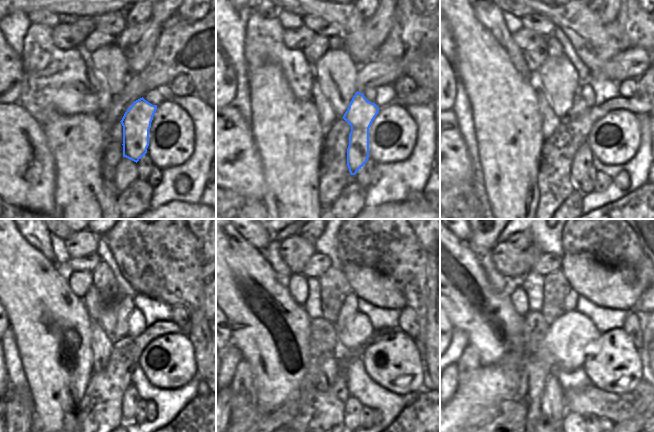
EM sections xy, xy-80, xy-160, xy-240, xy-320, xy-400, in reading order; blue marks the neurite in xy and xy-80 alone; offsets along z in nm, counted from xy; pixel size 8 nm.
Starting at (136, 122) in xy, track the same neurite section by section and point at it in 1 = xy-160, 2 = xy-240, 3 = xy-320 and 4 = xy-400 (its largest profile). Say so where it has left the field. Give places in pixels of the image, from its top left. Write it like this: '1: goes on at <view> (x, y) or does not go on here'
1: goes on at xy-160 (582, 160)
2: goes on at xy-240 (131, 398)
3: goes on at xy-320 (352, 414)
4: goes on at xy-400 (572, 422)

